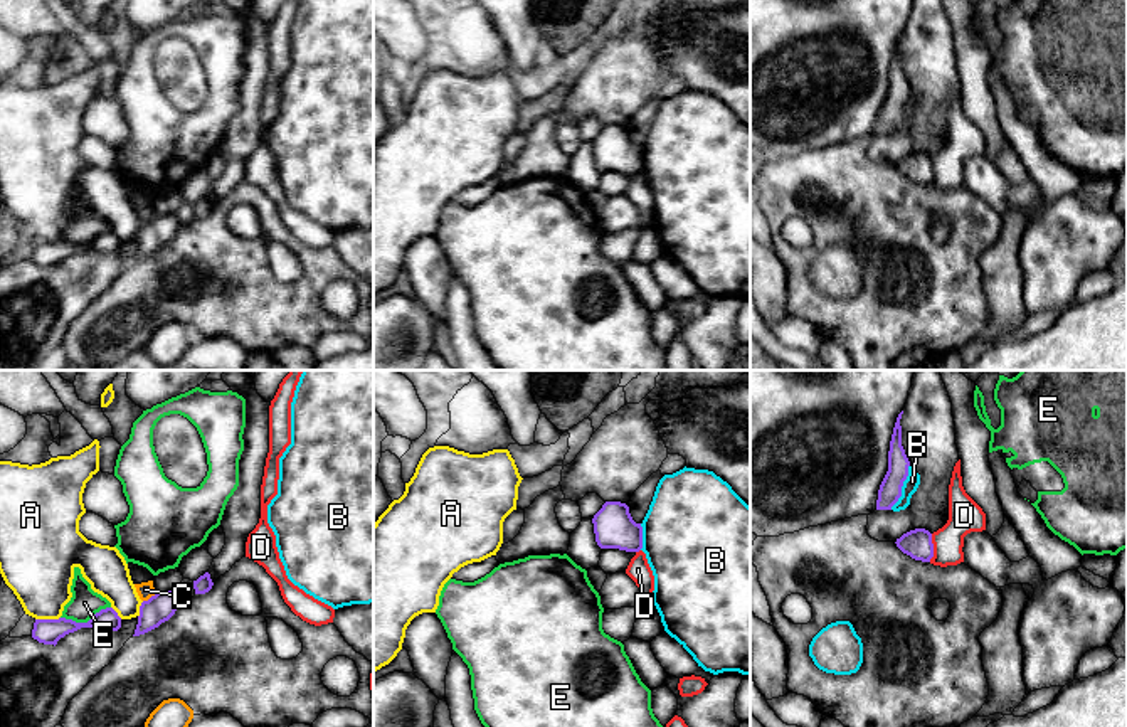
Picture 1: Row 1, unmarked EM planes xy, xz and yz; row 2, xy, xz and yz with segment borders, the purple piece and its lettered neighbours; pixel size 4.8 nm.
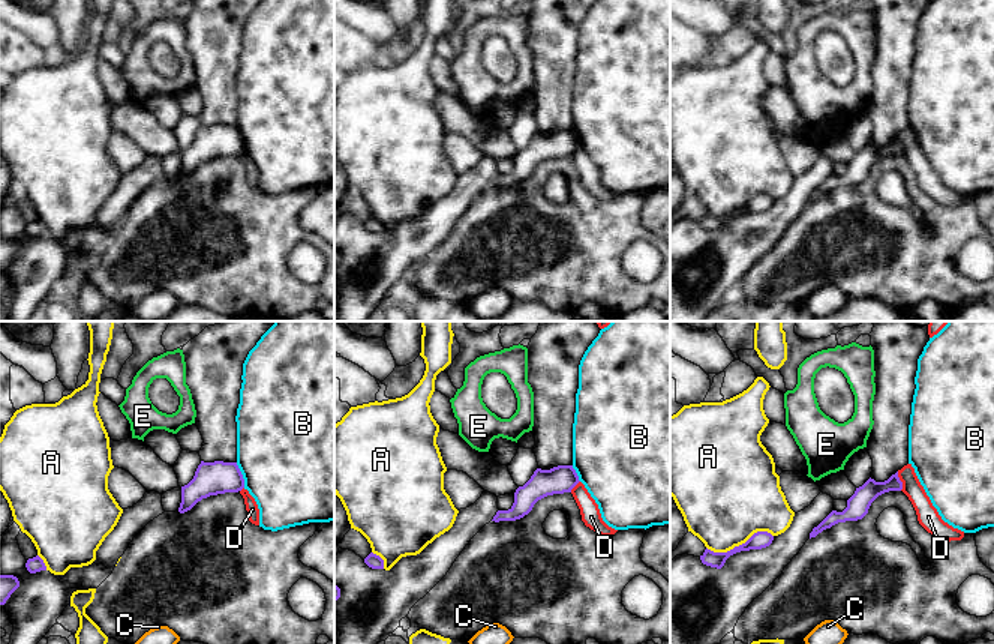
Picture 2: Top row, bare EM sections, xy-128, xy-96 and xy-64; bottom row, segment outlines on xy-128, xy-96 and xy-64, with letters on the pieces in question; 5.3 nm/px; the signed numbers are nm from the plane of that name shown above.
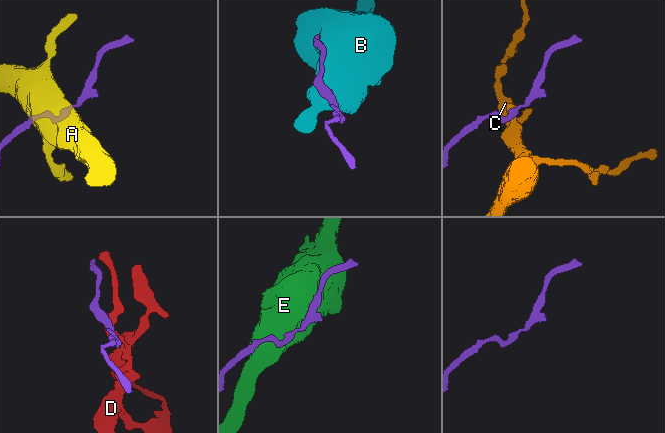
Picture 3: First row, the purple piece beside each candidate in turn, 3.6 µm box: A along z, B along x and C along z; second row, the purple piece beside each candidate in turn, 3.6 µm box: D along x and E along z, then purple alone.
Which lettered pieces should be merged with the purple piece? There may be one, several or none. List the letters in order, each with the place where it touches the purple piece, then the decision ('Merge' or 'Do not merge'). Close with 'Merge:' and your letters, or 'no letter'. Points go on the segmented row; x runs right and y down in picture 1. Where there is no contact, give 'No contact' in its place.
A: Touches purple at xy (47, 620). Do not merge
B: Touches purple at yz (902, 485). Do not merge
C: Touches purple at xy (152, 596). Do not merge
D: Touches purple at yz (932, 547). Do not merge
E: Touches purple at xy (84, 623). Do not merge
Merge: no letter

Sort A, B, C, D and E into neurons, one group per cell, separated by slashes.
A / B / C / D / E

